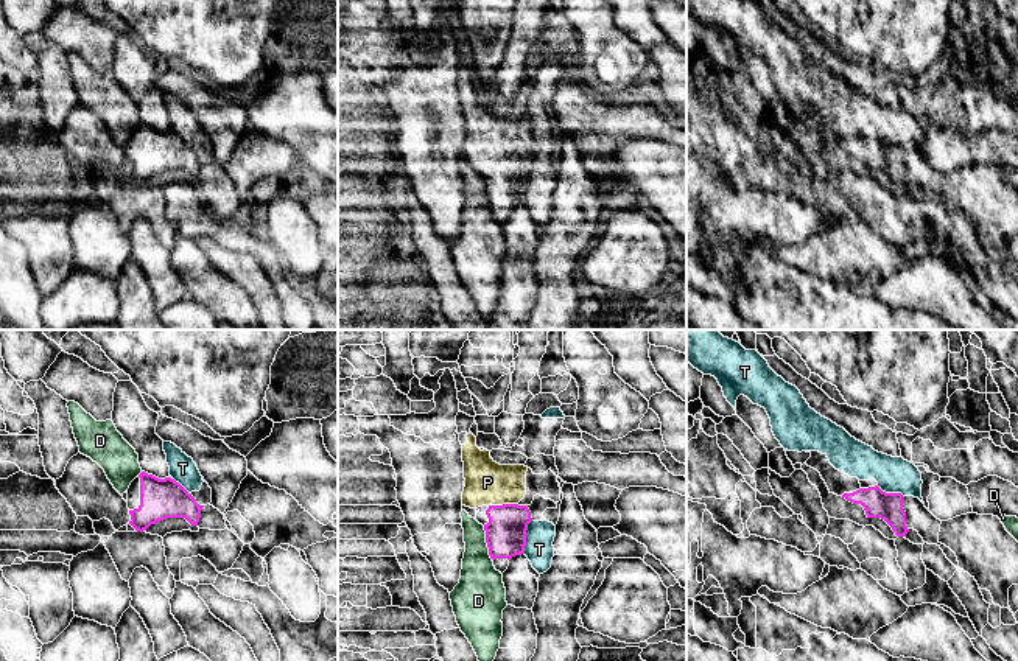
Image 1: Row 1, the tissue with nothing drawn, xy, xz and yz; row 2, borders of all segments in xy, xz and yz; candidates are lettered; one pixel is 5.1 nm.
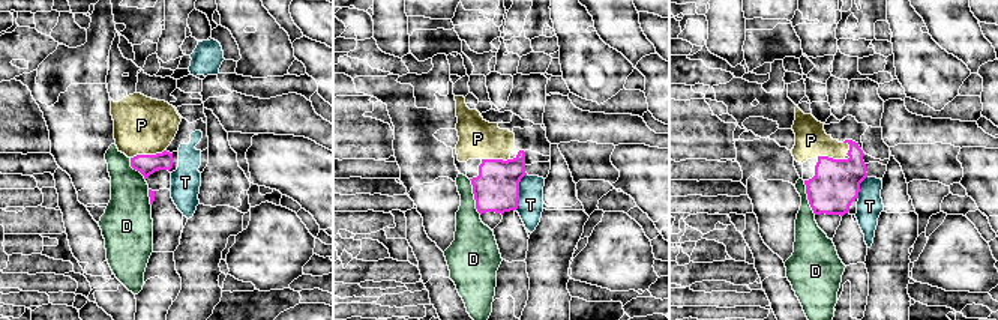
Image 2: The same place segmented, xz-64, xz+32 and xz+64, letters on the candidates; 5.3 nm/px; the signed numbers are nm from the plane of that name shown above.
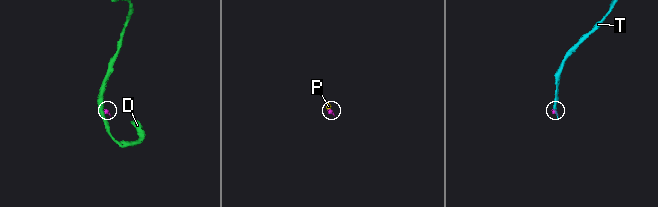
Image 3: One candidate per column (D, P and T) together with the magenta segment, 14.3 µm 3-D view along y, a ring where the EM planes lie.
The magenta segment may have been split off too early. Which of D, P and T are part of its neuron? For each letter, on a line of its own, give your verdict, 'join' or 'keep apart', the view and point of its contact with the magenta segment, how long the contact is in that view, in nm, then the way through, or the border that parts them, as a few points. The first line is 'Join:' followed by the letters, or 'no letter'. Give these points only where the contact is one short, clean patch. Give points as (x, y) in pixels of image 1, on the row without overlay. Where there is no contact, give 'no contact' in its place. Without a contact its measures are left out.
Join: P
D: keep apart; meets magenta in xz at (486, 193); contact 180 nm long
P: join; meets magenta in xz at (503, 156); contact 150 nm long; runs through xz (506, 181), (503, 156), (487, 134)
T: keep apart; meets magenta in xz at (525, 188); contact 180 nm long; border along xz (531, 171), (526, 181), (523, 204)

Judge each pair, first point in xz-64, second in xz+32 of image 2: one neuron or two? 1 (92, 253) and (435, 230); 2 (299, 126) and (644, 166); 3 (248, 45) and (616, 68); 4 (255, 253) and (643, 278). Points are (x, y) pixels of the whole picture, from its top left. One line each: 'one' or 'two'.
1: two
2: two
3: one
4: one

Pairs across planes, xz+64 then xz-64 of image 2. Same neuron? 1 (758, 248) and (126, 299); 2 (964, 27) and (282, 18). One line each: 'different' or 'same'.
1: same
2: same

